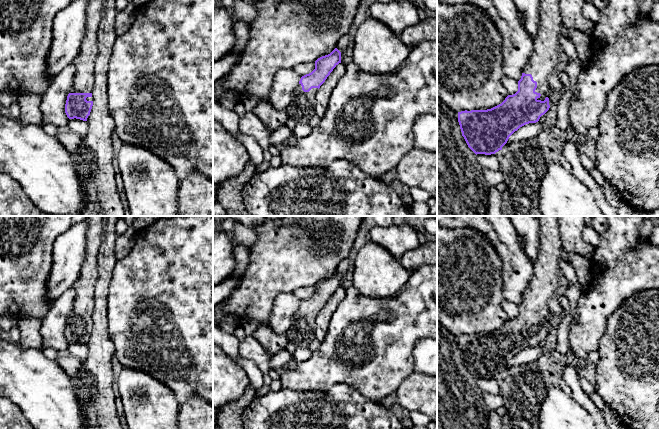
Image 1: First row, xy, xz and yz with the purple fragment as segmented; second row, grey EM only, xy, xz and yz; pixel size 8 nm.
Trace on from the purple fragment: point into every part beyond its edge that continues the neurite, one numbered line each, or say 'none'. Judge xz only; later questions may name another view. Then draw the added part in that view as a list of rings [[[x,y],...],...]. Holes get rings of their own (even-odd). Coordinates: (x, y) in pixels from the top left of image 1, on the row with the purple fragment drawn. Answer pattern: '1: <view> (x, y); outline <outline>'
1: xz (302, 107); outline [[[298,84],[292,101],[285,109],[289,118],[296,123],[306,124],[315,115],[317,91],[318,88],[312,88],[309,92],[304,92],[301,84]]]

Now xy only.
1: xy (84, 79); outline [[[87,0],[87,28],[80,52],[75,58],[76,73],[69,93],[92,93],[95,61],[98,56],[97,31],[103,0]]]

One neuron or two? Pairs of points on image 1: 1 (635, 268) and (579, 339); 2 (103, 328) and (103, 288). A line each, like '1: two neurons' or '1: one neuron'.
1: one neuron
2: one neuron

